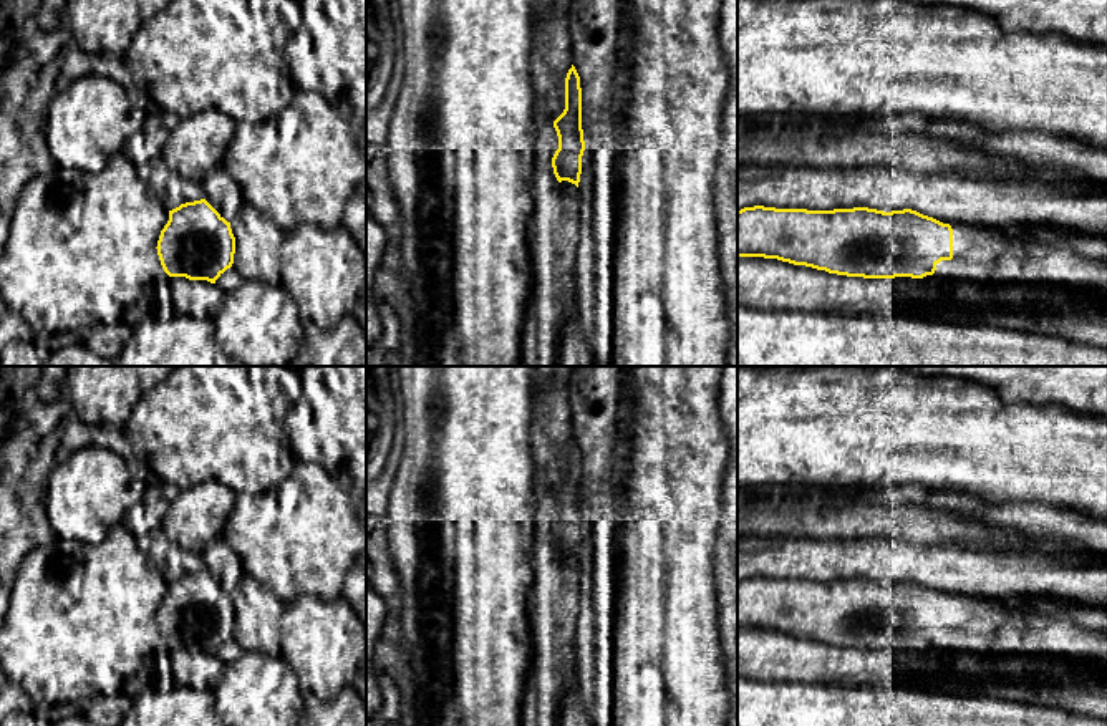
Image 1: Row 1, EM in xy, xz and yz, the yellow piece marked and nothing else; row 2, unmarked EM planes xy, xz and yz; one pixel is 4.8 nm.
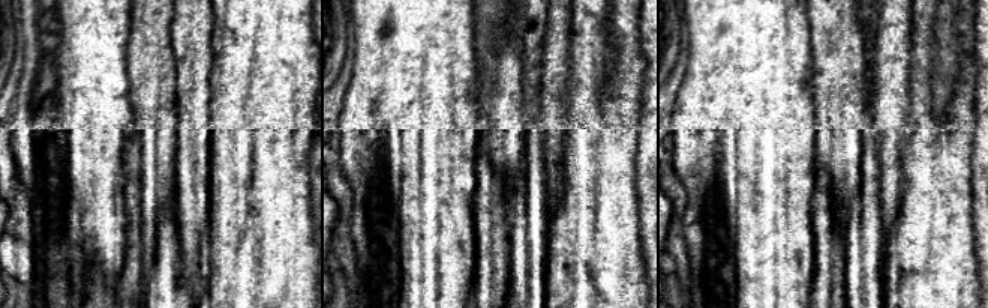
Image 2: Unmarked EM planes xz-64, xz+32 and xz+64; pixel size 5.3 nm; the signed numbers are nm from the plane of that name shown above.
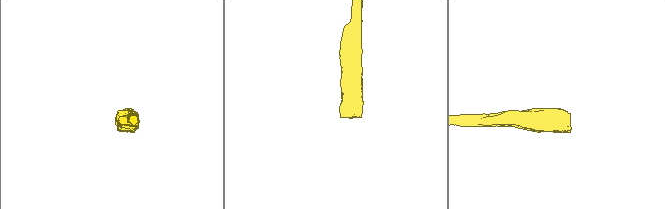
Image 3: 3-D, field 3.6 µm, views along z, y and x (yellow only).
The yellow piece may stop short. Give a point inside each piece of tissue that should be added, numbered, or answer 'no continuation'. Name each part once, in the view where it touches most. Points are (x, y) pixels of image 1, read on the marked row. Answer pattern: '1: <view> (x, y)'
1: yz (981, 254)

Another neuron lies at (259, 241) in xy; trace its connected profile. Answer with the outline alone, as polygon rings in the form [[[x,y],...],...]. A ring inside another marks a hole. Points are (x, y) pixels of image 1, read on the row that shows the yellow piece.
[[[250,204],[232,220],[235,254],[232,267],[242,280],[282,283],[280,252],[285,232]]]

